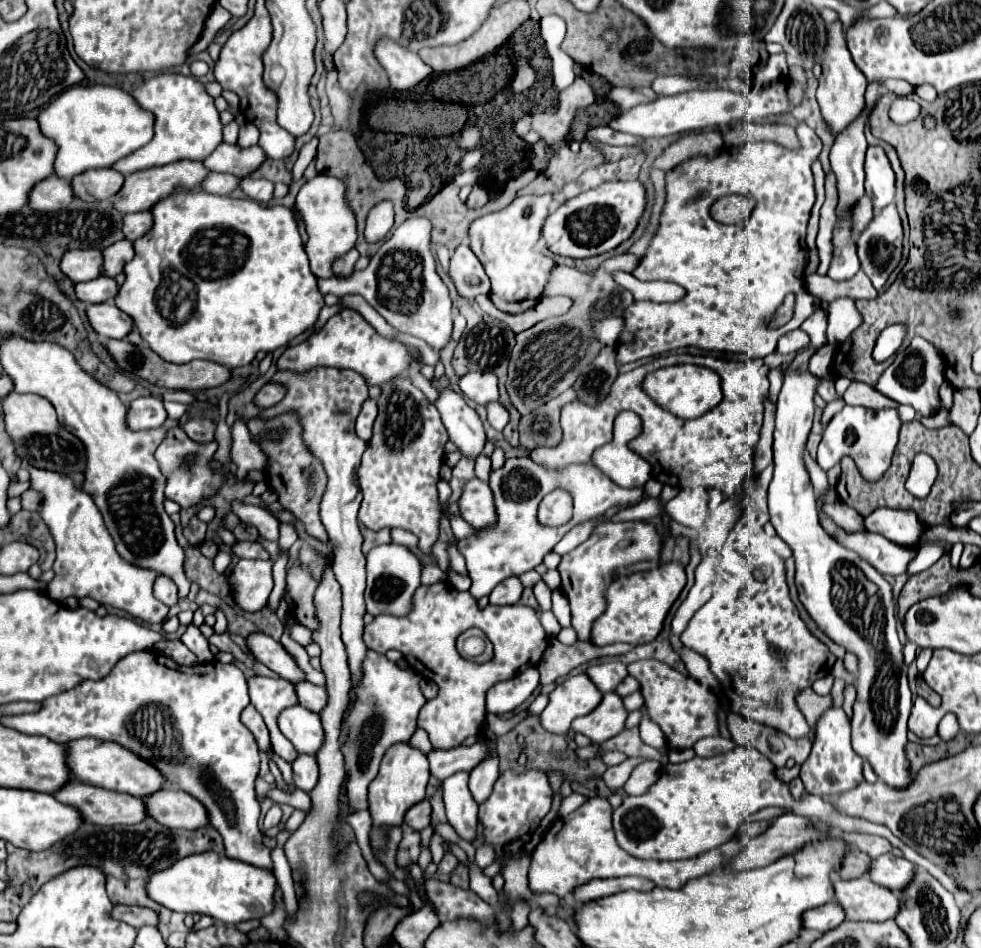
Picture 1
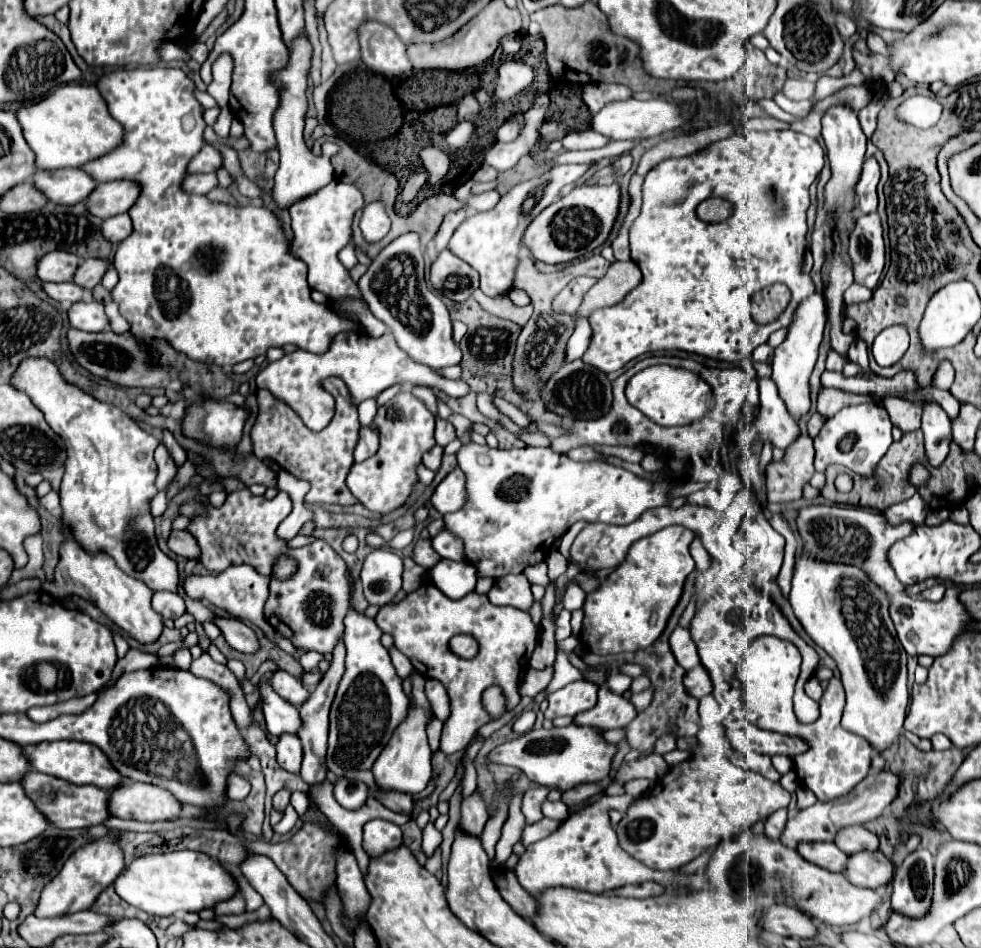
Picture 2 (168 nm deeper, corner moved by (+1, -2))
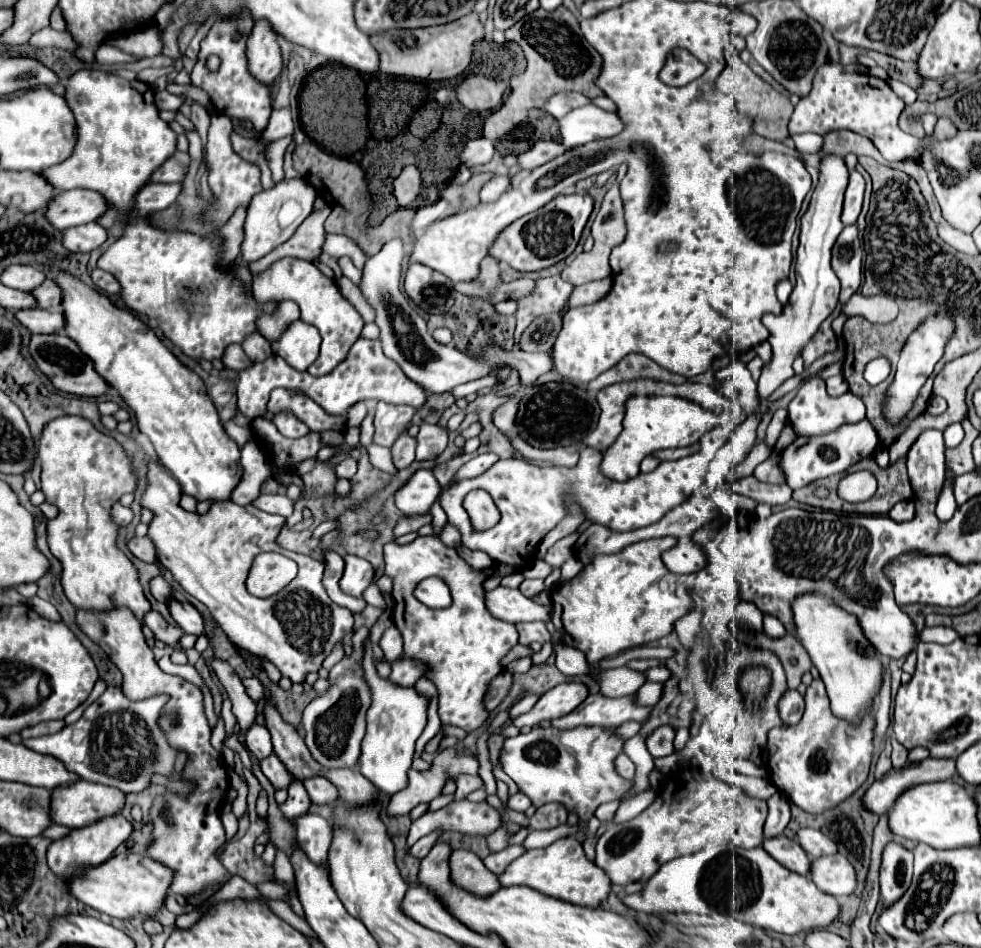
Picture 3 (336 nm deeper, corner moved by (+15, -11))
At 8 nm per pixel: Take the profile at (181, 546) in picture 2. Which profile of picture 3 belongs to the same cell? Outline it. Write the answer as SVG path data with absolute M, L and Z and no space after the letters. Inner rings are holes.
M133 537L129 541L129 551L145 563L155 563L157 561L157 549L155 549L155 545L149 537Z

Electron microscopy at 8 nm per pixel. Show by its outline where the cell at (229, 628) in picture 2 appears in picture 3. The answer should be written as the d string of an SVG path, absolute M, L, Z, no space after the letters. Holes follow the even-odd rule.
M173 599L169 603L169 611L171 611L171 617L177 621L177 625L185 631L185 633L193 633L197 637L205 635L205 625L203 625L203 617L201 613L189 605L189 603L181 603L177 599Z

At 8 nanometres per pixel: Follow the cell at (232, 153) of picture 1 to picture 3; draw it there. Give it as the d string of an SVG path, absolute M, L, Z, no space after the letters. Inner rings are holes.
M177 151L169 161L165 161L165 165L161 165L161 169L157 169L157 173L153 175L153 181L157 181L157 183L181 183L187 177L189 161L191 161L189 153Z

